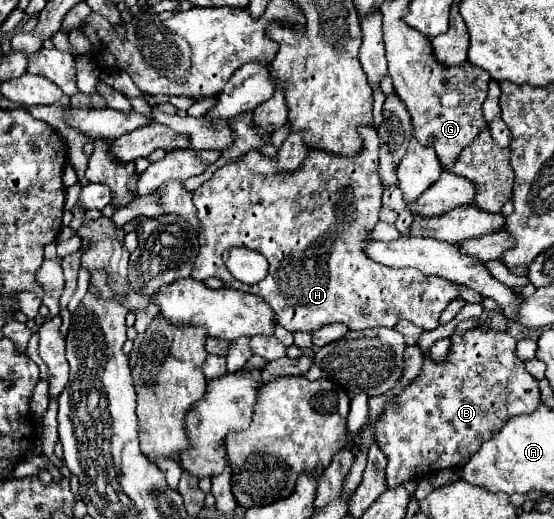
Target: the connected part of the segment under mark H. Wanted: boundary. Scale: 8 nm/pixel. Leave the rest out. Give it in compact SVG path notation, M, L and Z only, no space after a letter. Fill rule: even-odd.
M364 126L360 128L360 134L364 138L364 152L360 156L344 158L336 154L326 154L322 150L310 150L302 168L292 174L276 172L276 162L256 150L250 150L246 156L242 156L240 162L230 162L216 170L216 174L194 192L194 206L200 220L200 254L194 262L190 276L200 282L210 276L216 276L224 280L228 288L262 296L276 312L280 326L290 332L314 332L324 324L332 322L342 322L352 330L364 330L372 326L394 328L402 318L414 322L422 330L434 330L440 324L438 318L442 310L454 298L458 298L460 286L444 278L424 276L414 268L388 268L366 256L366 244L370 242L370 232L378 224L378 212L382 208L382 184L376 174L376 128ZM232 246L246 246L264 254L270 262L268 276L254 286L232 278L228 268L222 264L222 250Z

